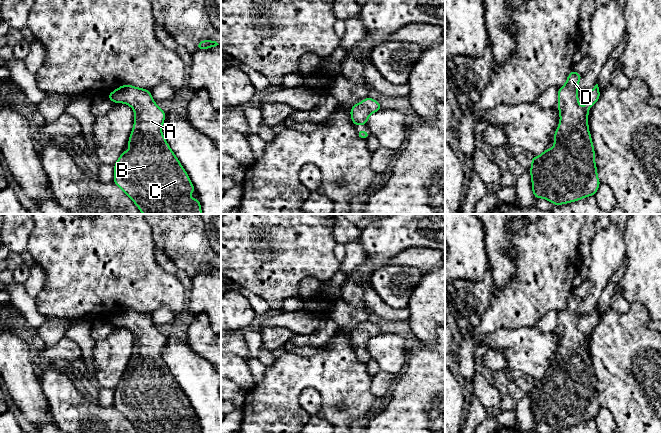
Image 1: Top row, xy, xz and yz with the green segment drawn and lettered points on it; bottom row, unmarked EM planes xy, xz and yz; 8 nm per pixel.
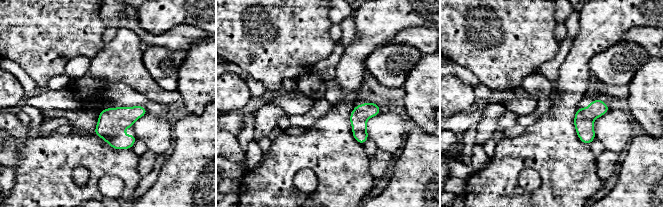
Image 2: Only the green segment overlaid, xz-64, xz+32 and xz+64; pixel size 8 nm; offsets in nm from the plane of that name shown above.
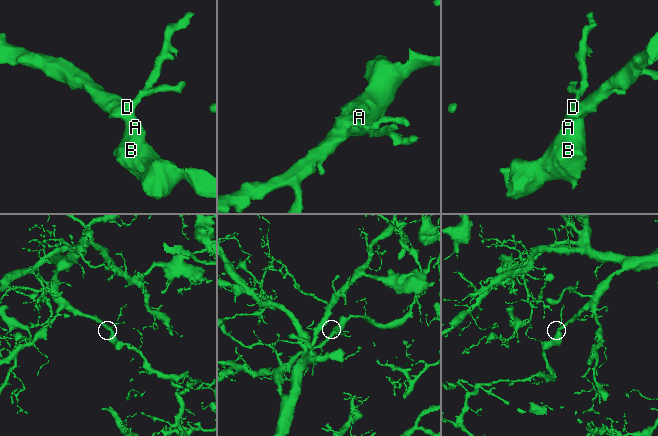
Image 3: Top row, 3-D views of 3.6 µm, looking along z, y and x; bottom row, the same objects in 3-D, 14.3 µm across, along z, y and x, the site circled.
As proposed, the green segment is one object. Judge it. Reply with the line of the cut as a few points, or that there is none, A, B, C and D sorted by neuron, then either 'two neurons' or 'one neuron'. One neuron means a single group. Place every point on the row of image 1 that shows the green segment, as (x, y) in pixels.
no cut; A B C D; one neuron

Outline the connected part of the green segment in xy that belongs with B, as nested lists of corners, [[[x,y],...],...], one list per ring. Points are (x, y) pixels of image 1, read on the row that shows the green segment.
[[[124,84],[106,96],[113,103],[125,103],[134,109],[134,125],[127,143],[132,151],[122,151],[114,166],[113,182],[128,195],[143,214],[202,214],[200,200],[178,199],[181,195],[191,195],[195,188],[180,161],[166,142],[161,128],[166,113],[160,109],[152,99],[151,90],[141,89],[129,84]]]

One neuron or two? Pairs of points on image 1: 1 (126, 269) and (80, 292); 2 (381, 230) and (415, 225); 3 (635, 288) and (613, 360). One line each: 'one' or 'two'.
1: one
2: one
3: two

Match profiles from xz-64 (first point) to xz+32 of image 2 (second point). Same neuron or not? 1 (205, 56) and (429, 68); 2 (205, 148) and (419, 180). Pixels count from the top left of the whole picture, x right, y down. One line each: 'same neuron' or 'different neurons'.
1: same neuron
2: same neuron

